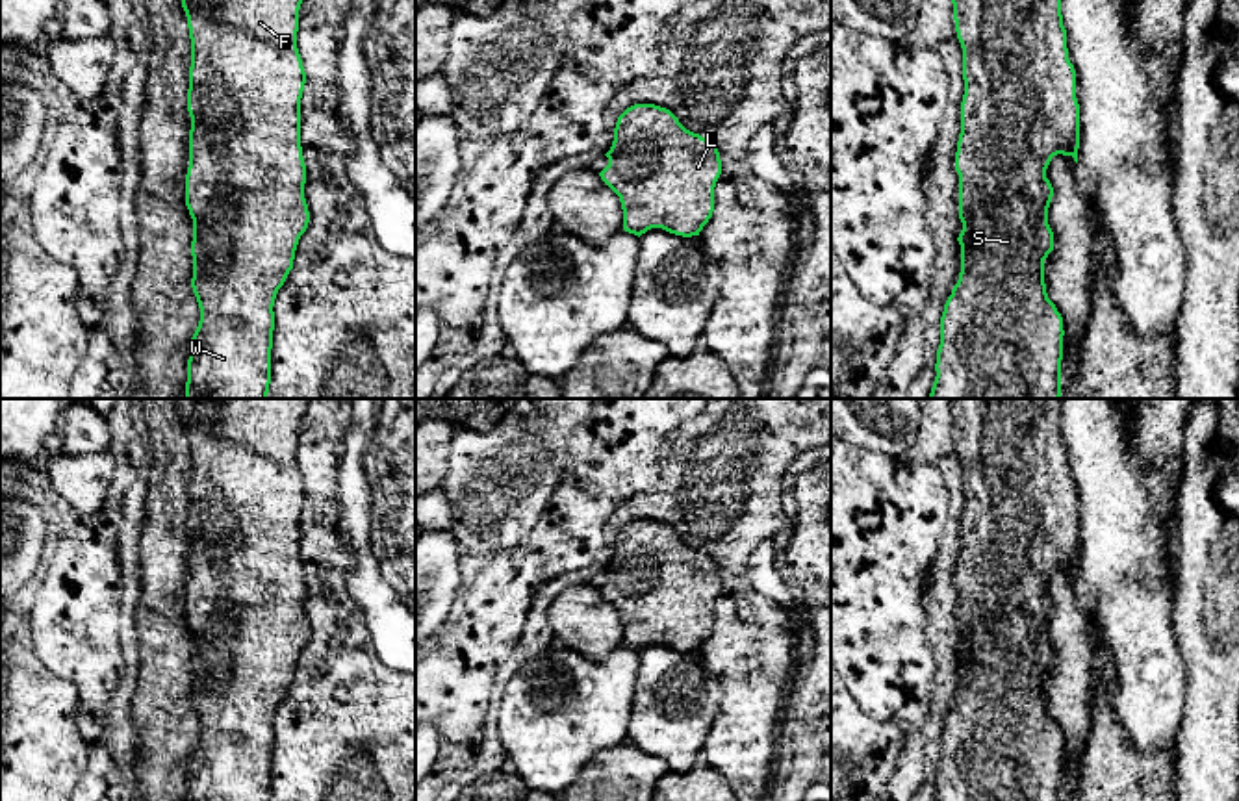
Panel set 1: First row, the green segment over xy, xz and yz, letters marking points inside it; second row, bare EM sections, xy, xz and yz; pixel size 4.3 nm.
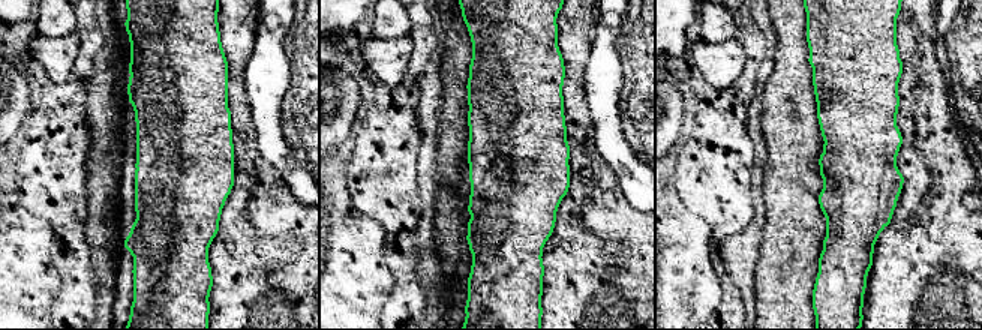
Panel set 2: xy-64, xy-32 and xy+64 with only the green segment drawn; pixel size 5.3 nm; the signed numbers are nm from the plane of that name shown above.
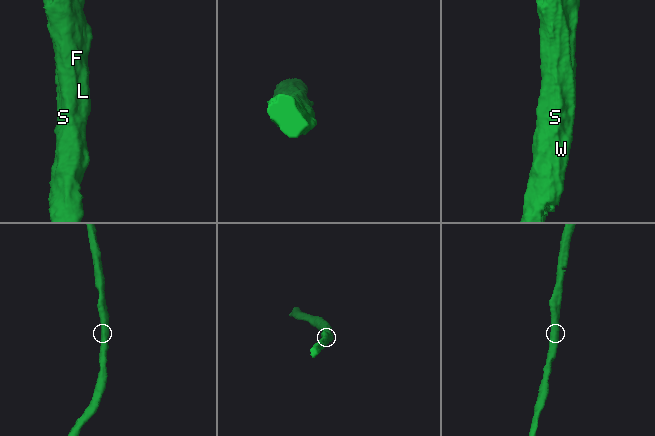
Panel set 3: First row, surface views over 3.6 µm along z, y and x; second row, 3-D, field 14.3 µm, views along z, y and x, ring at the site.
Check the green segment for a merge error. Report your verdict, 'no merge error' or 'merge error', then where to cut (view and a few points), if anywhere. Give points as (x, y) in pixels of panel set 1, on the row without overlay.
no merge error | no cut

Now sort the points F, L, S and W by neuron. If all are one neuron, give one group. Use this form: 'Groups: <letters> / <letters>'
Groups: F L S W

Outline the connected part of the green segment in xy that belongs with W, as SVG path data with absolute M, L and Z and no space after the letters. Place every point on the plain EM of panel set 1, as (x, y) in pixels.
M308 399L176 400L191 454L185 621L193 634L191 703L200 723L198 742L189 756L185 801L269 801L273 721L293 684L299 655L310 638L300 562L300 514L306 488L297 464L299 425Z

